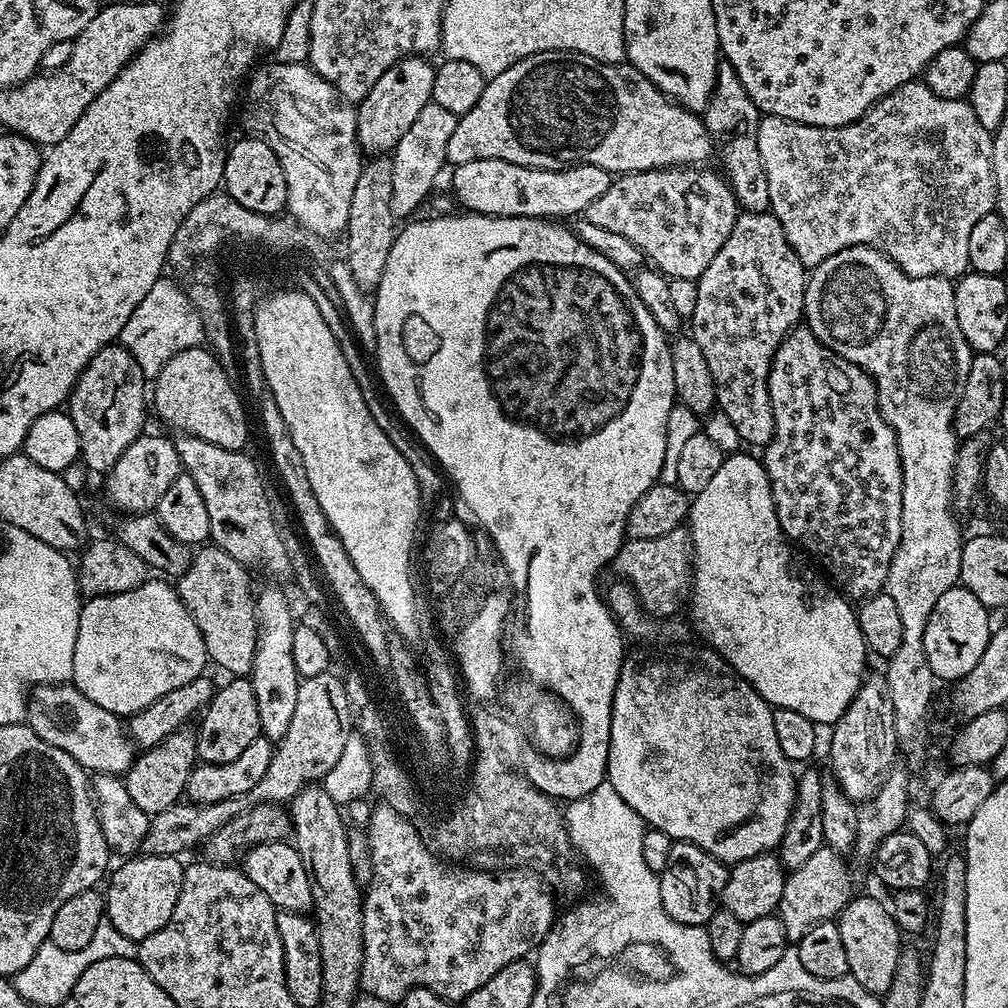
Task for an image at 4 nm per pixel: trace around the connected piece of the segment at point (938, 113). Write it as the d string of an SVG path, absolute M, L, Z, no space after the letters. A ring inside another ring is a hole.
M913 82L887 92L857 120L851 120L840 128L810 126L786 118L761 115L758 126L758 154L762 154L762 166L766 166L766 182L770 182L770 211L778 218L794 254L798 254L805 269L815 270L834 254L865 244L867 248L876 248L883 256L890 257L908 276L959 278L969 271L968 251L974 226L996 207L996 183L992 177L992 138L989 125L978 122L978 114L974 114L967 99L938 98L938 94L931 92L923 82Z

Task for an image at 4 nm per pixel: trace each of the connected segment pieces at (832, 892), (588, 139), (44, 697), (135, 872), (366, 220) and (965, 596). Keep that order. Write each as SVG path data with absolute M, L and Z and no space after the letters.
M822 846L803 866L798 866L798 870L787 873L782 886L778 917L788 942L798 942L811 928L824 920L835 921L857 891L847 862L836 852L839 851Z
M539 52L533 56L527 56L514 66L502 70L502 74L491 77L485 83L482 90L482 98L474 102L474 106L466 115L457 119L454 126L454 134L450 134L450 140L446 142L444 159L449 165L455 166L462 162L474 162L482 158L498 158L506 162L514 162L520 166L531 168L563 168L574 164L589 164L598 166L610 174L623 174L626 172L641 172L650 168L666 168L680 166L685 162L702 162L708 152L711 151L711 141L708 138L708 130L704 127L703 119L695 112L689 112L681 108L679 104L668 99L660 89L655 88L637 68L625 62L622 64L603 64L594 58L590 58L581 52Z
M71 682L37 684L31 691L32 693L29 691L26 696L26 722L34 730L34 734L38 734L38 738L42 738L42 742L50 742L50 746L70 754L70 758L74 758L77 764L94 774L124 774L132 767L134 750L127 735L123 732L119 717L92 702Z
M143 855L142 859L127 859L126 864L122 865L116 873L113 871L112 885L106 891L106 920L121 931L126 938L130 938L137 942L145 940L150 934L154 934L158 930L162 930L162 926L166 926L166 922L170 922L170 914L174 914L174 906L178 906L178 894L182 890L182 882L184 881L183 863L179 864L176 856L150 856Z
M379 159L380 162L361 167L358 186L354 186L354 198L350 204L350 218L346 229L348 236L348 256L346 263L350 266L350 274L354 276L354 282L360 287L360 291L368 294L376 290L380 285L386 260L390 254L390 246L394 246L398 231L398 217L392 209L392 195L394 194L394 182L392 181L392 165L387 159Z
M963 586L946 590L946 594L942 594L938 602L934 602L934 610L926 622L926 634L924 635L924 649L933 677L940 679L941 676L944 680L960 682L965 676L972 675L974 666L978 666L986 646L992 640L994 624L988 621L988 616L990 616L989 609L984 608L982 602L978 602L978 598L974 598L974 594L970 594L970 590Z

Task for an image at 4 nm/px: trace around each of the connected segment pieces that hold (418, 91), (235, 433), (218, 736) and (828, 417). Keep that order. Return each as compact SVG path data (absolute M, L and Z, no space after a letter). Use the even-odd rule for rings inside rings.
M416 54L401 58L397 64L390 66L390 70L386 70L386 74L382 74L382 78L378 78L378 82L374 82L370 94L366 94L366 98L359 101L356 108L356 138L365 153L391 153L398 146L402 134L406 134L406 130L410 130L410 126L414 123L414 118L418 118L418 113L421 112L422 106L426 106L431 101L436 68L433 65L428 65L424 60L427 59L421 58Z
M199 346L190 349L184 349L180 353L175 353L168 362L166 362L159 373L154 377L154 383L156 383L156 400L154 396L154 412L161 416L166 423L172 428L177 428L177 433L183 434L185 436L193 436L194 438L202 438L206 442L210 442L214 446L222 446L226 450L234 450L235 452L241 451L245 447L244 443L248 440L248 416L244 413L244 404L240 401L240 396L238 393L232 389L232 380L228 377L229 373L225 370L223 366L216 361L215 354L209 350L207 347Z
M232 678L215 689L212 699L203 713L204 721L198 727L196 755L206 764L234 762L242 750L246 750L255 740L261 739L260 719L258 718L258 698L251 679Z
M797 326L777 346L768 375L768 393L774 414L772 438L762 448L768 481L779 485L780 476L775 468L780 456L792 456L793 462L800 464L797 481L788 484L789 493L776 490L772 494L780 528L793 545L801 544L820 559L819 567L849 601L863 601L887 585L888 571L900 548L904 529L900 443L897 429L880 414L878 386L864 369L819 340L811 327Z

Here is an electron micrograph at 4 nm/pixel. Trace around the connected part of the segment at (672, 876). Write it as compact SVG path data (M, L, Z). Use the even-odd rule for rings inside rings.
M673 843L666 870L658 873L662 906L670 918L679 924L707 925L709 918L718 911L720 895L728 881L729 869L704 852L697 844Z

